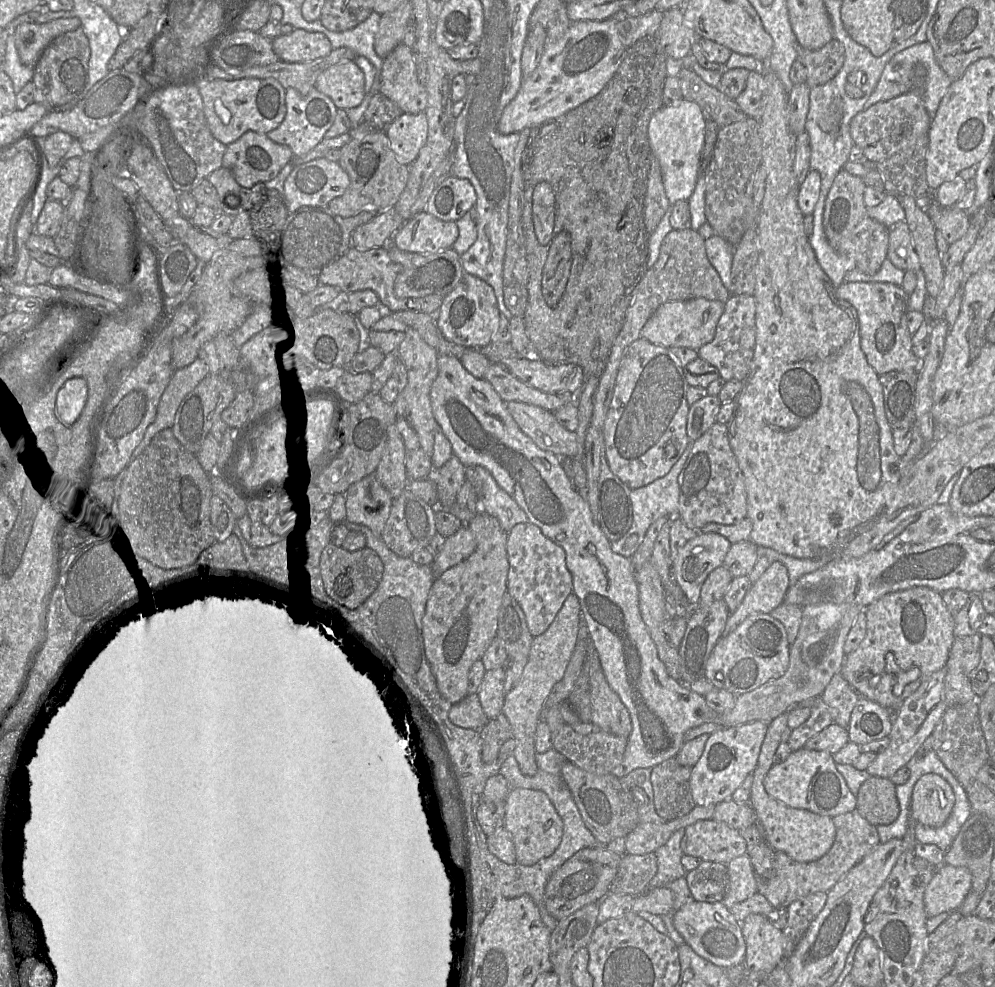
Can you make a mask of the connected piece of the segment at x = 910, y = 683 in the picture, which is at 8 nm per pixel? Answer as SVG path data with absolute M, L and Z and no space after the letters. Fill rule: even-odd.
M923 586L888 593L864 611L867 617L866 636L853 652L846 655L840 672L860 697L877 702L885 708L898 708L932 673L946 666L955 640L955 615L947 609L941 593ZM888 652L894 654L898 665L893 673L885 672Z

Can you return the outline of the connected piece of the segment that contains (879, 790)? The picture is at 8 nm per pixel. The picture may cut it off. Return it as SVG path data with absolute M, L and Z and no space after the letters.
M871 776L860 786L856 809L875 827L889 825L899 816L896 785L889 778Z

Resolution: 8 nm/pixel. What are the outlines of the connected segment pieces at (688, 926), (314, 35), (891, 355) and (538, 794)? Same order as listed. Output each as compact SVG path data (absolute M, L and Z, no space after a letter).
M694 900L685 904L675 912L673 925L695 953L713 964L728 968L744 963L746 942L741 931L741 923L723 902L708 903Z
M294 29L288 35L279 35L273 39L272 47L279 60L288 63L310 62L327 56L332 51L329 39L320 32L309 32L303 29Z
M843 282L836 289L836 296L855 308L861 349L879 376L891 371L918 372L921 360L912 351L912 335L907 325L909 295L902 286L887 282Z
M525 788L510 789L505 800L504 827L514 842L517 863L525 866L552 855L563 834L562 819L548 796L542 791Z

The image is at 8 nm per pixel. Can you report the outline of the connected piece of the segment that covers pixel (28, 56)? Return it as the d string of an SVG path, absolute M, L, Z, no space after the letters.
M75 16L45 23L20 24L14 31L14 37L21 62L35 67L43 50L53 39L80 26L81 20Z

